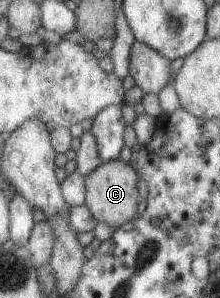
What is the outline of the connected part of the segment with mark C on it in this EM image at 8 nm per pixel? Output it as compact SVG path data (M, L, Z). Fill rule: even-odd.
M114 159L102 163L85 176L87 186L87 207L98 222L103 222L111 227L120 228L134 220L136 203L138 203L138 191L136 191L137 173L131 162Z

